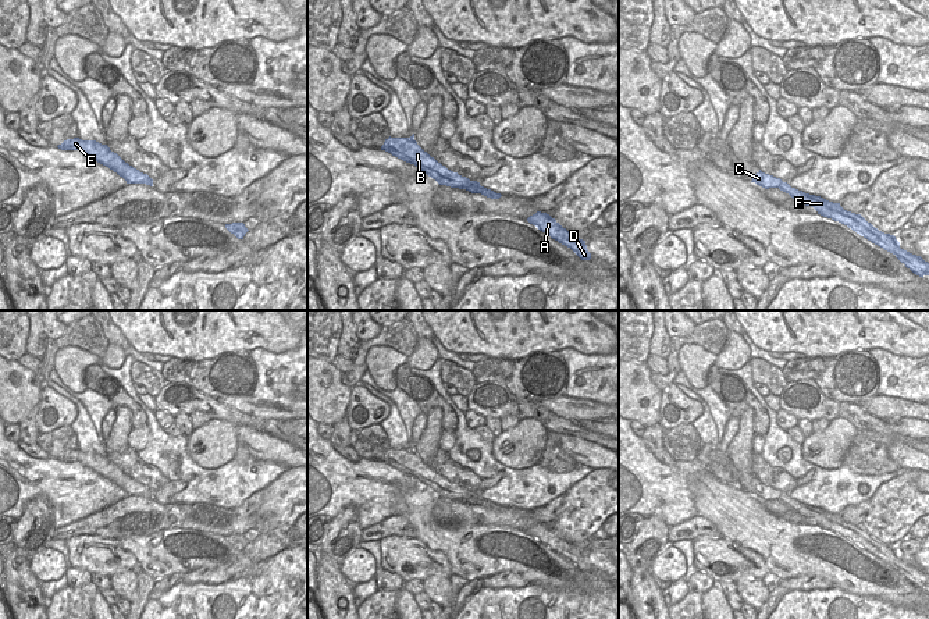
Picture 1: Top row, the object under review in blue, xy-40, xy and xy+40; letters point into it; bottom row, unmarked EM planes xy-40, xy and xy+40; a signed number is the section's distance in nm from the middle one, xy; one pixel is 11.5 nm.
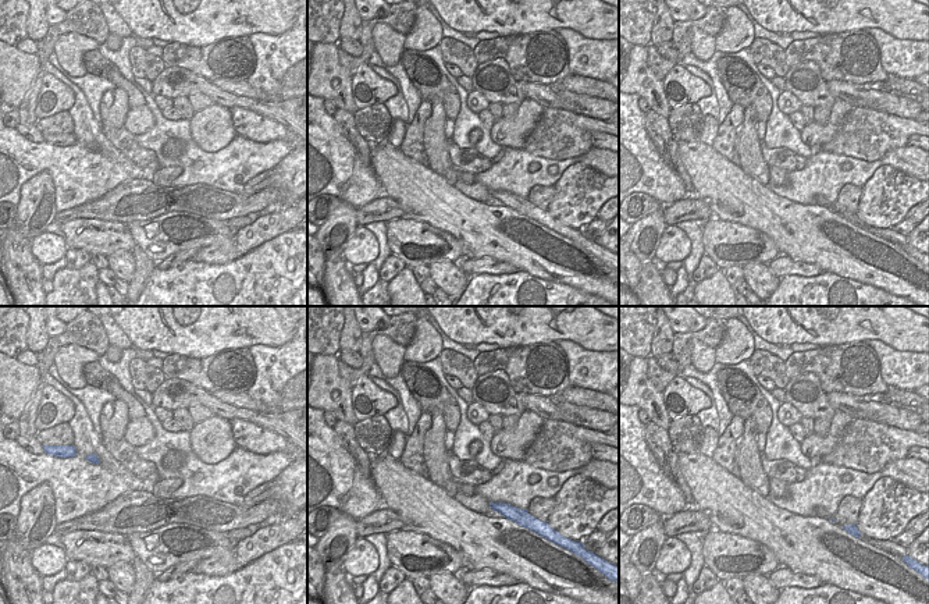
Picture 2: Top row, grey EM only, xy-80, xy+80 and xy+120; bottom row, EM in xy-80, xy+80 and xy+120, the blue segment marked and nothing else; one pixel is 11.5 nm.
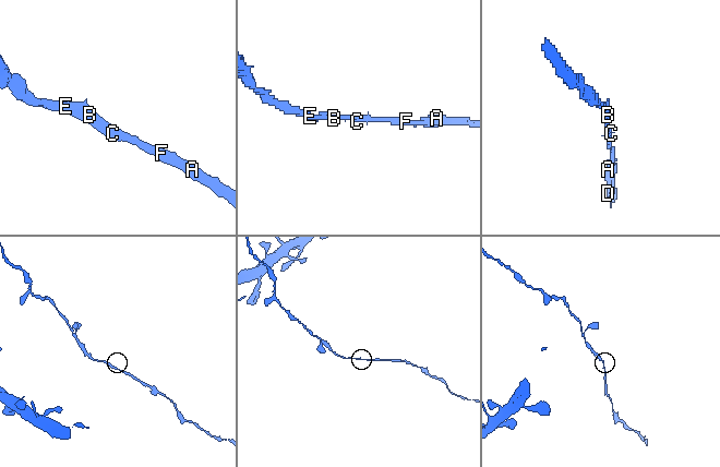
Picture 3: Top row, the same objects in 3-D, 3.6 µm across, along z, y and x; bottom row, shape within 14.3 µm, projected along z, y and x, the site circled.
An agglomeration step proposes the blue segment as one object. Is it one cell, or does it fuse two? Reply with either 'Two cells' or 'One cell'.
One cell.

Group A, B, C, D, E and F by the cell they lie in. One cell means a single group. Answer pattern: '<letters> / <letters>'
A B C D E F

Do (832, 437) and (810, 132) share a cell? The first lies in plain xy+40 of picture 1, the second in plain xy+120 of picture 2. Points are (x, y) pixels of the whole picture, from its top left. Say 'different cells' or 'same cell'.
same cell

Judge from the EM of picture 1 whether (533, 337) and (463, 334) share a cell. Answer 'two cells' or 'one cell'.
one cell

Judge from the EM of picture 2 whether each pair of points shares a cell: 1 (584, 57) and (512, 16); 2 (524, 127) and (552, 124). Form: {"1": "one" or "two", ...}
{"1": "two", "2": "two"}

